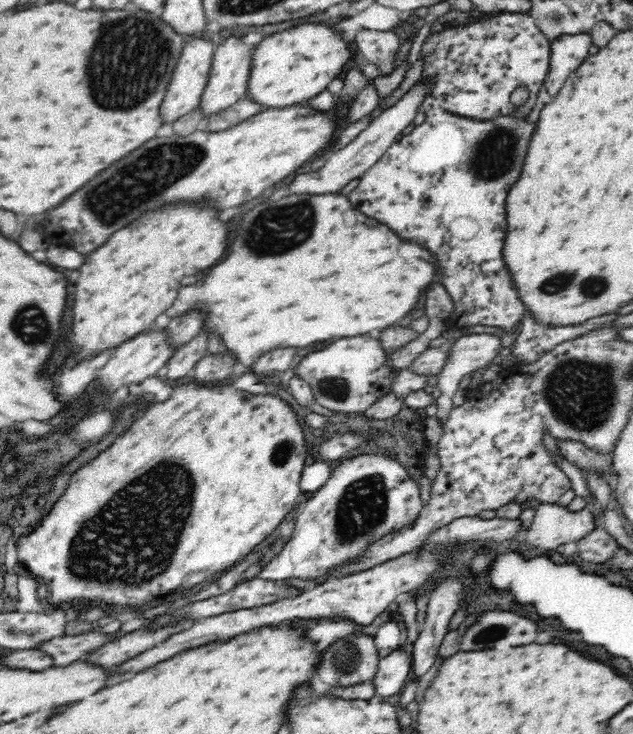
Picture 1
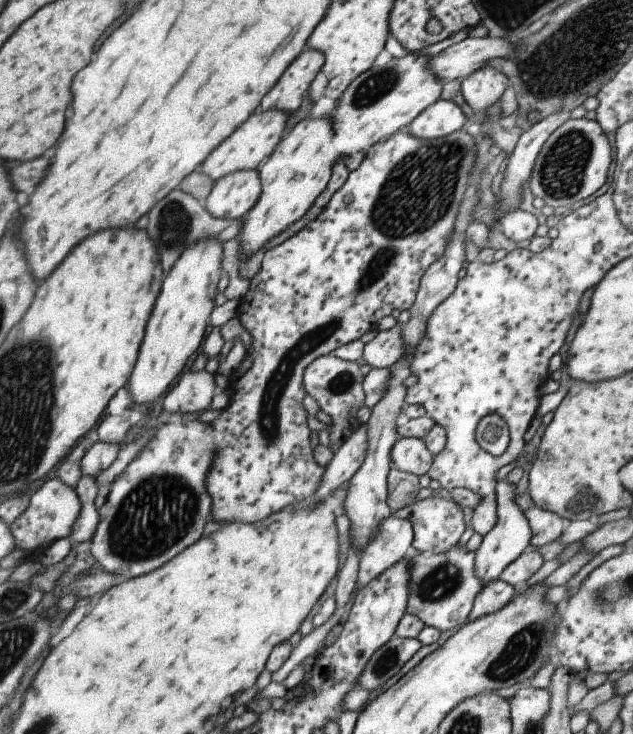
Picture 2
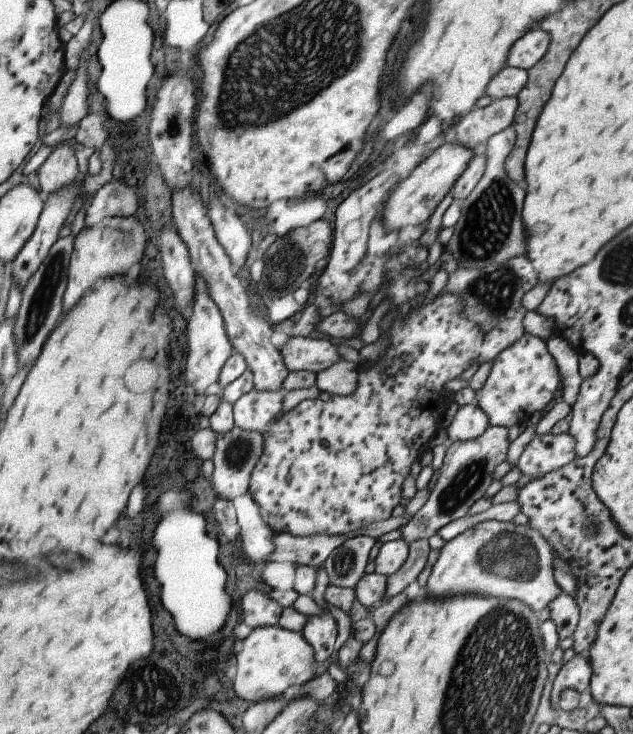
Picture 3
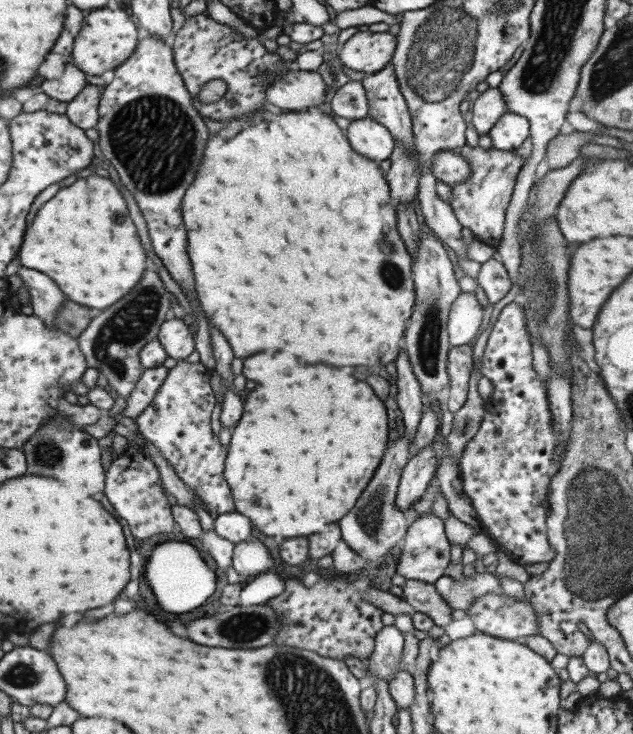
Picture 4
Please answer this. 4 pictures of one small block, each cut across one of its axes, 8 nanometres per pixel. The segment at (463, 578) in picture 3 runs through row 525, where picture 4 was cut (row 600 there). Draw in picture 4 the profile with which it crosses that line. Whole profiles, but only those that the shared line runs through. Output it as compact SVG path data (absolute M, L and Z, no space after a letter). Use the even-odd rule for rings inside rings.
M487 594L465 612L477 631L494 638L518 641L537 634L538 616L525 598L515 601L504 594Z

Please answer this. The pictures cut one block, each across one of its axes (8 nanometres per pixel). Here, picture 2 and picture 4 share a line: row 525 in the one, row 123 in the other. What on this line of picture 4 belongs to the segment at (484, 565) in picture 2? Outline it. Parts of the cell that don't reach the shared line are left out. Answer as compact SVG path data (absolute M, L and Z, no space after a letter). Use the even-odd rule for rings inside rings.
M506 112L496 120L487 135L491 139L492 148L515 151L529 136L528 129L529 124L525 118Z

